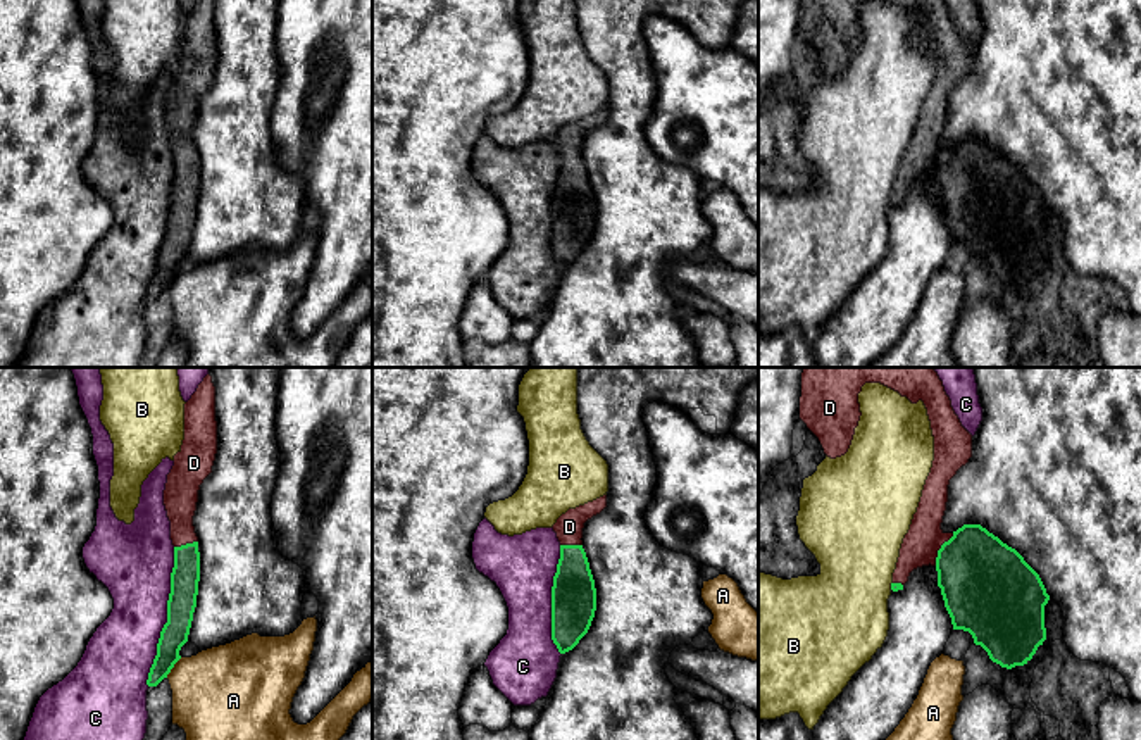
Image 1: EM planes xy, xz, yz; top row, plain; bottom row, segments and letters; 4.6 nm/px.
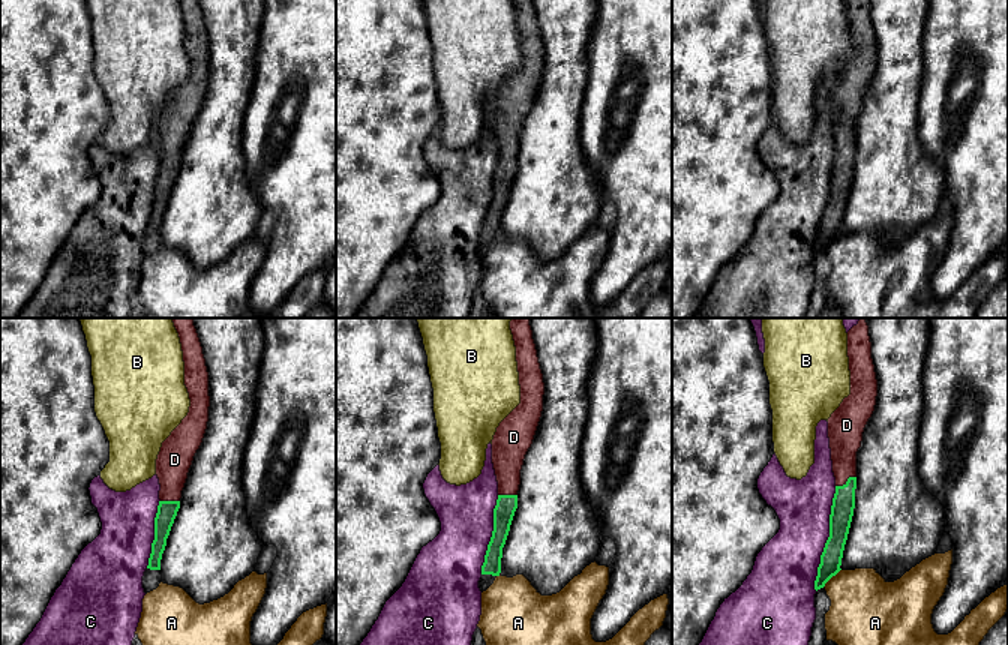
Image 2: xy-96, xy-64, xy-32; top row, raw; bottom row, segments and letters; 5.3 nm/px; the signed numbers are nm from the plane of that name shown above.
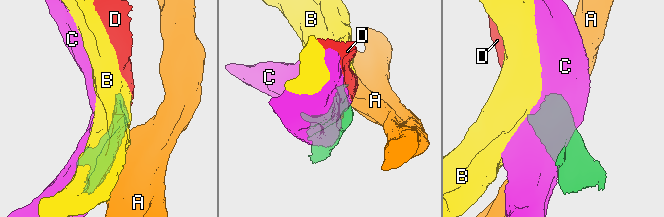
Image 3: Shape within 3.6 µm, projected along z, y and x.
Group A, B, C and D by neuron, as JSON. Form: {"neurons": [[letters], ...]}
{"neurons": [["A"], ["B"], ["C"], ["D"]]}

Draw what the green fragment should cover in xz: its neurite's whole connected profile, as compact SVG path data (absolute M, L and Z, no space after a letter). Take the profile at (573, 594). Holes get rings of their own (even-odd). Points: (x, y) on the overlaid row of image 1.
M607 495L569 509L552 526L560 542L560 559L552 586L552 640L560 654L572 650L588 633L596 611L596 588L589 569L586 552L583 549L583 528L588 519L600 514L607 507Z

